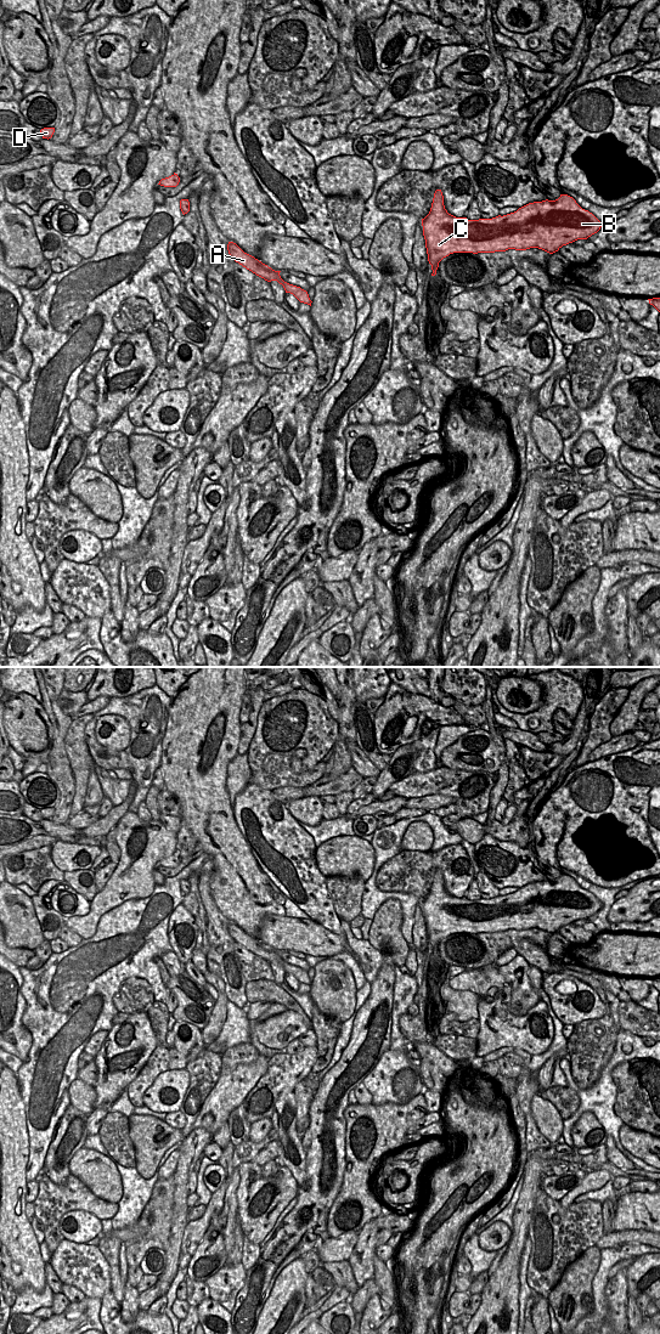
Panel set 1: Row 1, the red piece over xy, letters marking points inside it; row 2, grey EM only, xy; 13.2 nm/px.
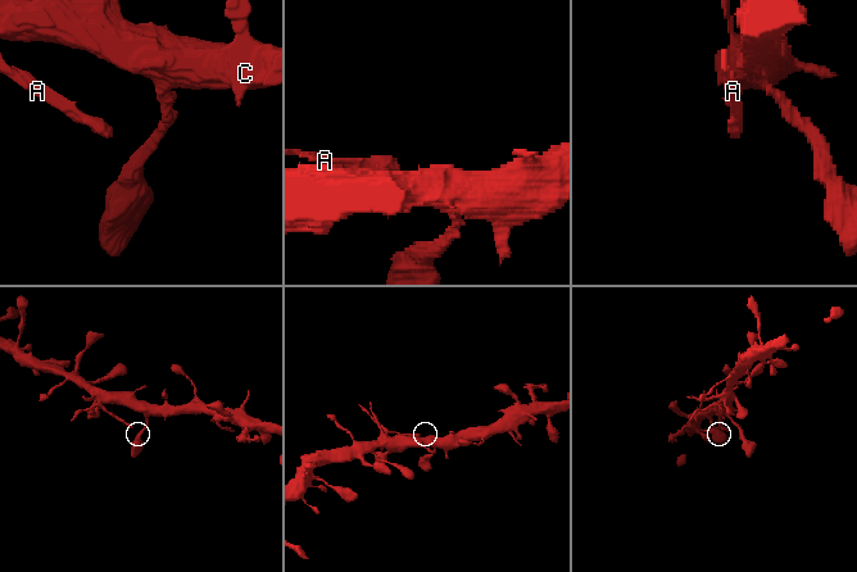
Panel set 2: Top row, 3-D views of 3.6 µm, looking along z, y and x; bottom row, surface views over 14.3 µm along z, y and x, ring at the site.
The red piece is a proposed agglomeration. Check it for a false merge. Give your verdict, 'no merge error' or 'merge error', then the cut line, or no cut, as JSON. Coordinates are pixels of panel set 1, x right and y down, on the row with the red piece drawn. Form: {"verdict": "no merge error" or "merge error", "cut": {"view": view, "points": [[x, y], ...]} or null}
{"verdict": "merge error", "cut": {"view": "xy", "points": [[180, 204], [189, 209]]}}

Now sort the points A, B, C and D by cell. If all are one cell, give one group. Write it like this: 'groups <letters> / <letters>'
groups A / B C D

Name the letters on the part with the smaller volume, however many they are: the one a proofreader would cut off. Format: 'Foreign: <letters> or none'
Foreign: A

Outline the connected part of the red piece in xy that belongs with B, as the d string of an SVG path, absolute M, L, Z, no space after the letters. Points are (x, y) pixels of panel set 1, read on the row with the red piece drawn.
M436 190L430 211L422 219L422 226L428 261L433 270L431 276L435 276L439 262L453 253L478 254L506 251L508 249L526 250L538 248L553 254L563 245L577 239L587 239L597 233L602 227L602 222L592 213L582 209L576 200L568 194L560 194L555 200L546 199L529 203L517 211L503 216L468 220L467 217L456 217L449 214L444 205L441 190Z

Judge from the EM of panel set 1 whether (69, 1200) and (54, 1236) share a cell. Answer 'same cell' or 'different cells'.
same cell

